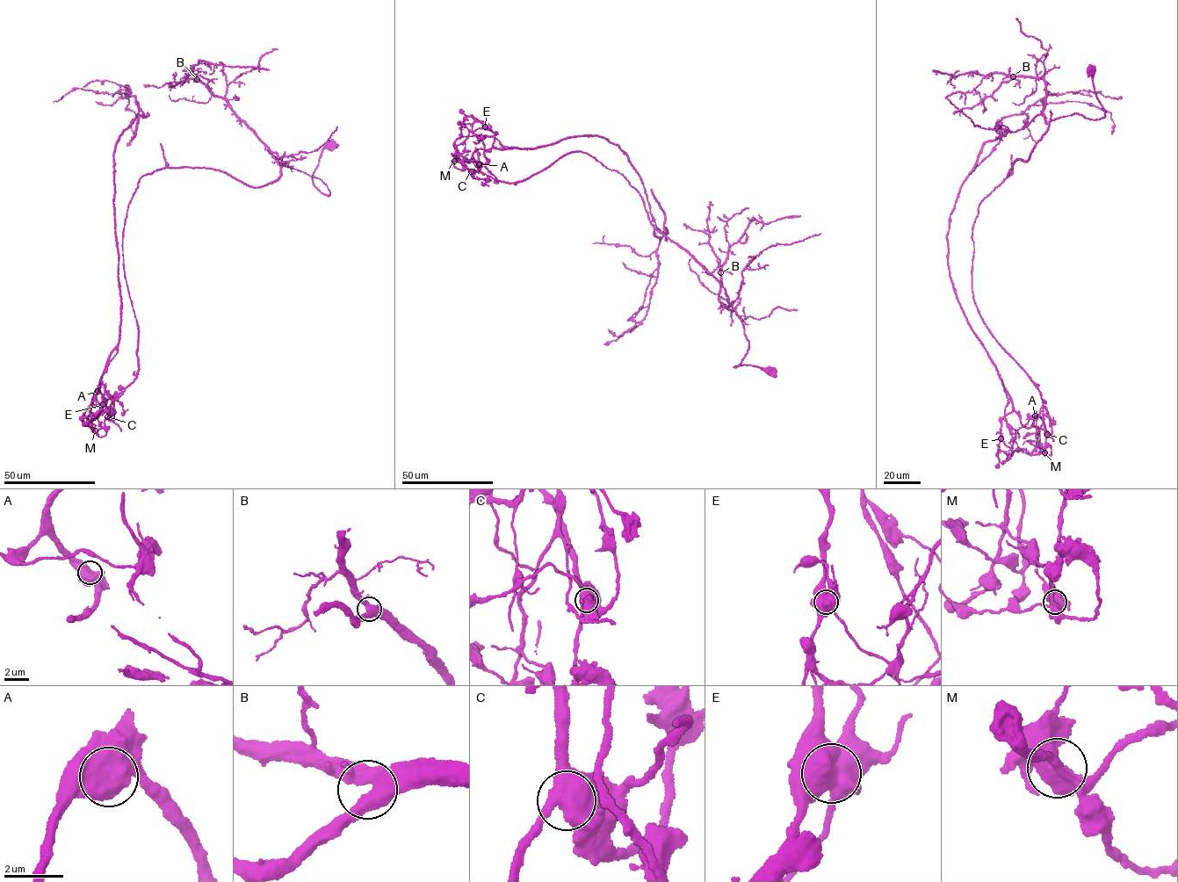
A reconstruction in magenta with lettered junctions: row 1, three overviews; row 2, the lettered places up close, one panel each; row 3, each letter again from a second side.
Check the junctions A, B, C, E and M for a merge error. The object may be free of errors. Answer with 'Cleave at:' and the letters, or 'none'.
Cleave at: E

